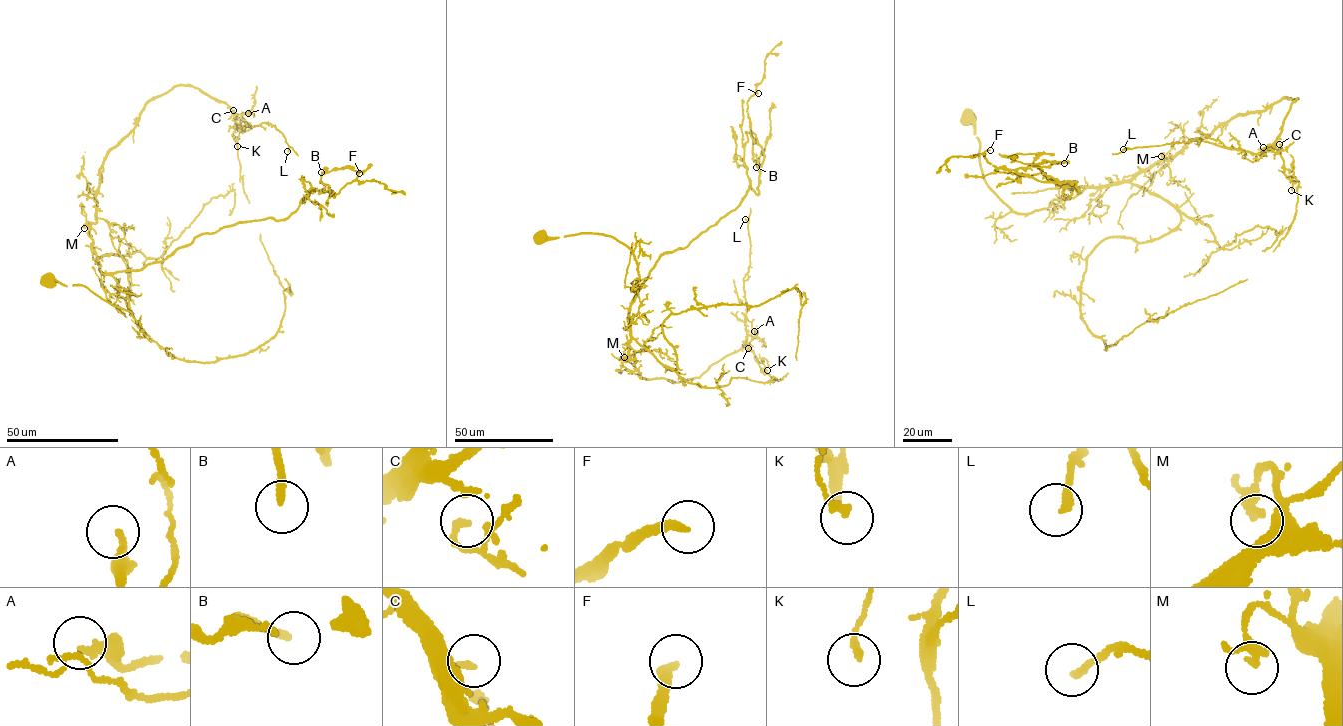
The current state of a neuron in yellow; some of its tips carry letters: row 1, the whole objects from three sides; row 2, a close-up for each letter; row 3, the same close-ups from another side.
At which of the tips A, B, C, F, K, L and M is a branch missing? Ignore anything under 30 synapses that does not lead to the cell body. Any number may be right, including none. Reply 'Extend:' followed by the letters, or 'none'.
Extend: F

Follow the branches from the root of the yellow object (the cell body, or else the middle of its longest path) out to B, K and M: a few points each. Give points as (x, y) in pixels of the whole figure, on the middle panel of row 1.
B: (541, 236), (625, 245), (639, 276), (631, 304), (661, 256), (749, 187), (758, 194), (753, 133), (756, 167)
K: (541, 236), (609, 235), (632, 251), (639, 277), (628, 354), (642, 377), (697, 377), (745, 346), (767, 370)
M: (541, 236), (584, 232), (609, 235), (632, 251), (639, 277), (629, 313), (629, 351), (624, 357)

